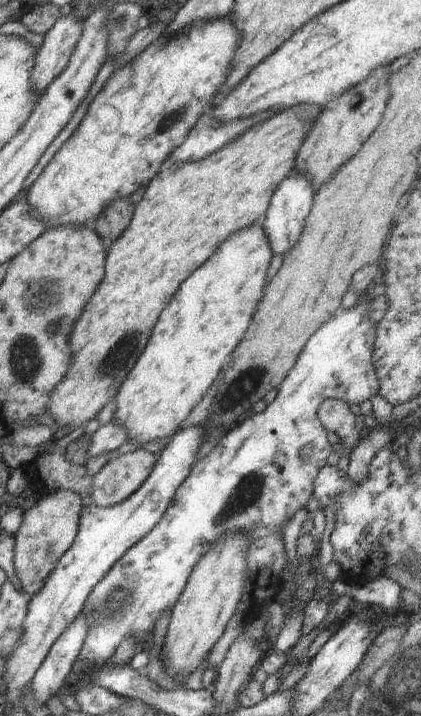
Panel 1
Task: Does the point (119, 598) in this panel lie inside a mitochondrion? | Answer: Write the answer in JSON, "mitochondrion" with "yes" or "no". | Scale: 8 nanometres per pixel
{"mitochondrion":"yes"}

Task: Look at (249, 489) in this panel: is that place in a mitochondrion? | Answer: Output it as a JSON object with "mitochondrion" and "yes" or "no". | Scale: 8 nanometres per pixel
{"mitochondrion":"yes"}

